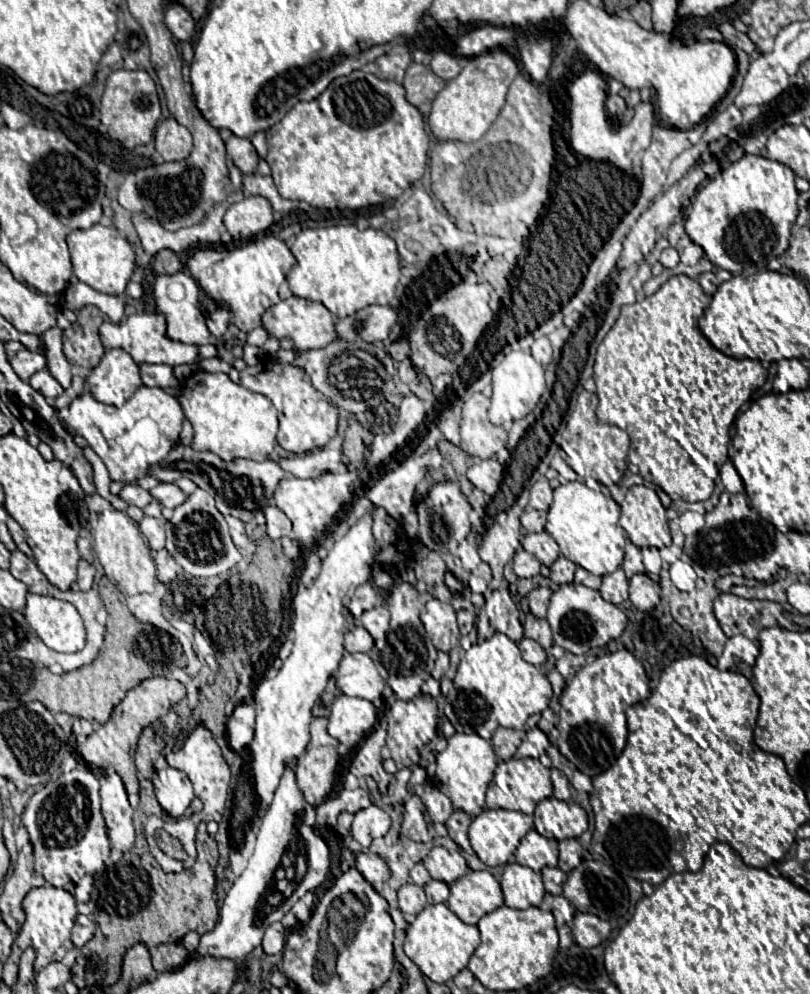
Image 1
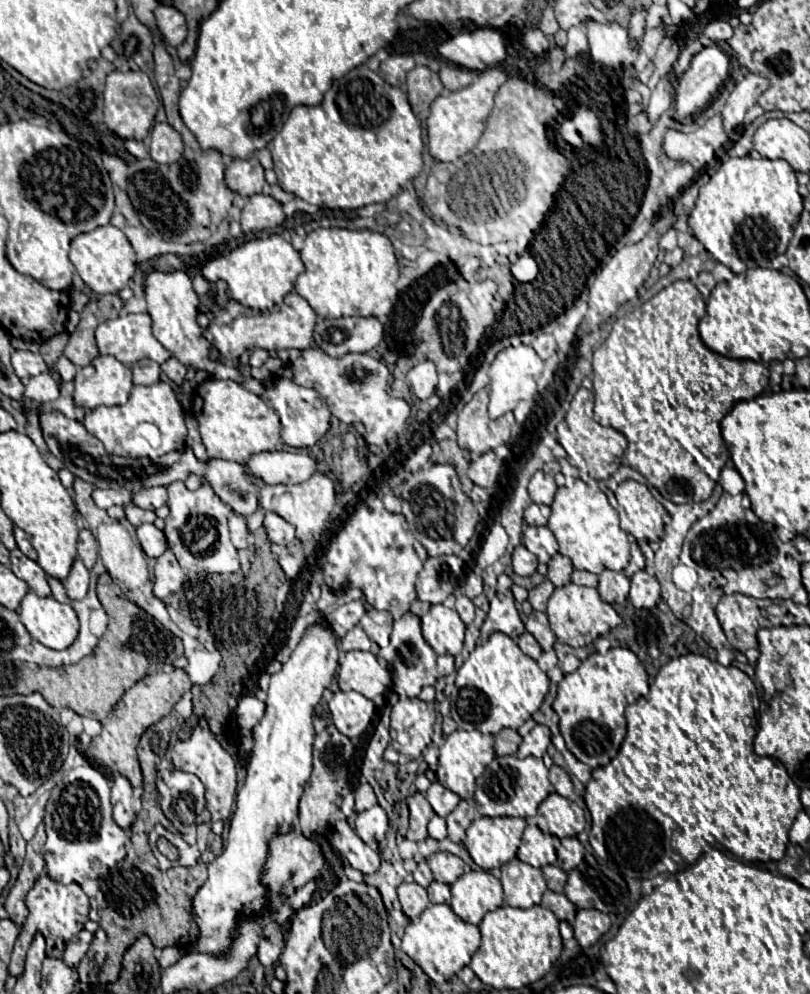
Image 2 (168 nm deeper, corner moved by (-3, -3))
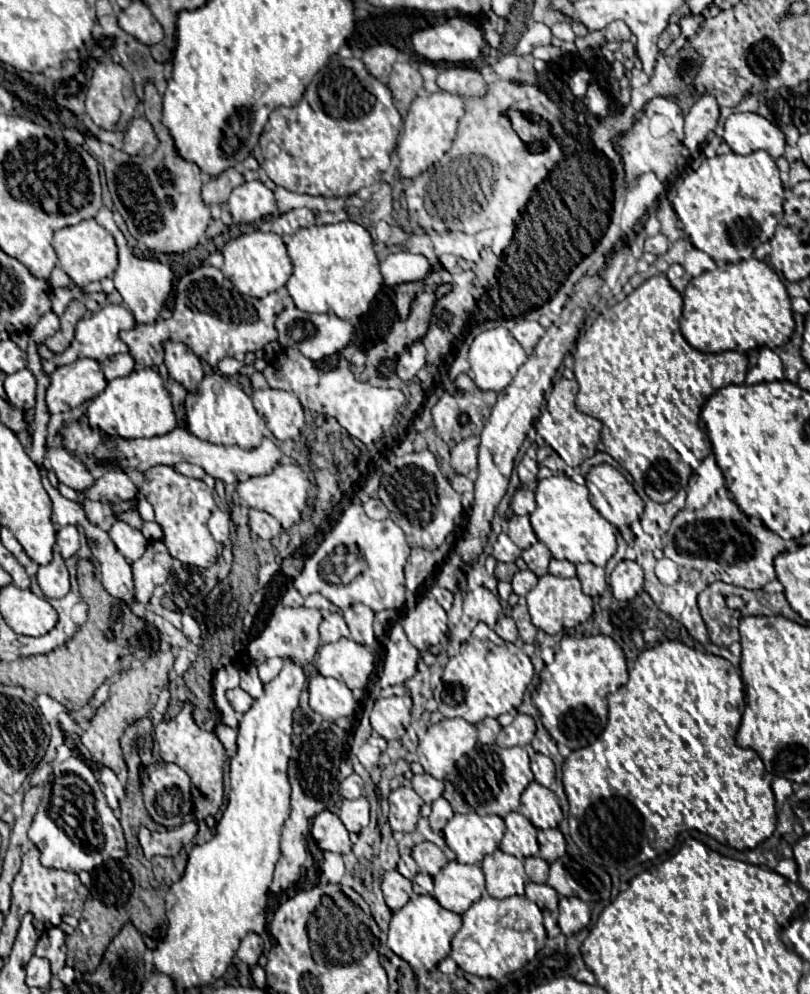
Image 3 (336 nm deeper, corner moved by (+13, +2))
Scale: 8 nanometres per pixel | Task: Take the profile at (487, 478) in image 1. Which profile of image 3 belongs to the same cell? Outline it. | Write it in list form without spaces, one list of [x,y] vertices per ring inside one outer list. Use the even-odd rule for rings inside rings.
[[[470,436],[464,438],[462,442],[458,442],[452,450],[450,450],[450,466],[458,472],[458,474],[468,474],[470,470],[476,468],[476,456],[478,456],[478,444],[480,438],[478,436]]]

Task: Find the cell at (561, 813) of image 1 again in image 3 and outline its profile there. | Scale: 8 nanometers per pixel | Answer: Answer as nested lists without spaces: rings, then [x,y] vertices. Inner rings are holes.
[[[530,782],[524,790],[520,812],[540,830],[556,828],[562,820],[562,810],[556,794],[538,782]]]

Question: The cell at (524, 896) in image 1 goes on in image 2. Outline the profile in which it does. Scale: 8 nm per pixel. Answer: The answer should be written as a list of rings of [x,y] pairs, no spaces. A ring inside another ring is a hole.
[[[512,859],[502,867],[502,887],[504,887],[504,901],[510,907],[532,907],[538,905],[546,883],[540,869],[534,869],[520,859]]]

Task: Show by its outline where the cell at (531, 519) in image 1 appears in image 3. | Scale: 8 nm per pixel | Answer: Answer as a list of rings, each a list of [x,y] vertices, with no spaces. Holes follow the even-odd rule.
[[[520,488],[514,496],[512,496],[512,510],[514,514],[532,514],[532,510],[536,508],[536,500],[534,500],[534,492],[528,488]]]

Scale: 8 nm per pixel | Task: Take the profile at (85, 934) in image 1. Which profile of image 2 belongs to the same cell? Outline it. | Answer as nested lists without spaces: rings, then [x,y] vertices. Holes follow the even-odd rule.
[[[82,929],[74,939],[72,939],[72,943],[68,943],[68,947],[66,947],[66,951],[64,951],[64,963],[68,963],[70,967],[76,967],[78,965],[78,961],[86,955],[86,951],[88,951],[88,947],[90,947],[90,943],[92,943],[92,933],[90,931],[86,931],[86,929]]]

